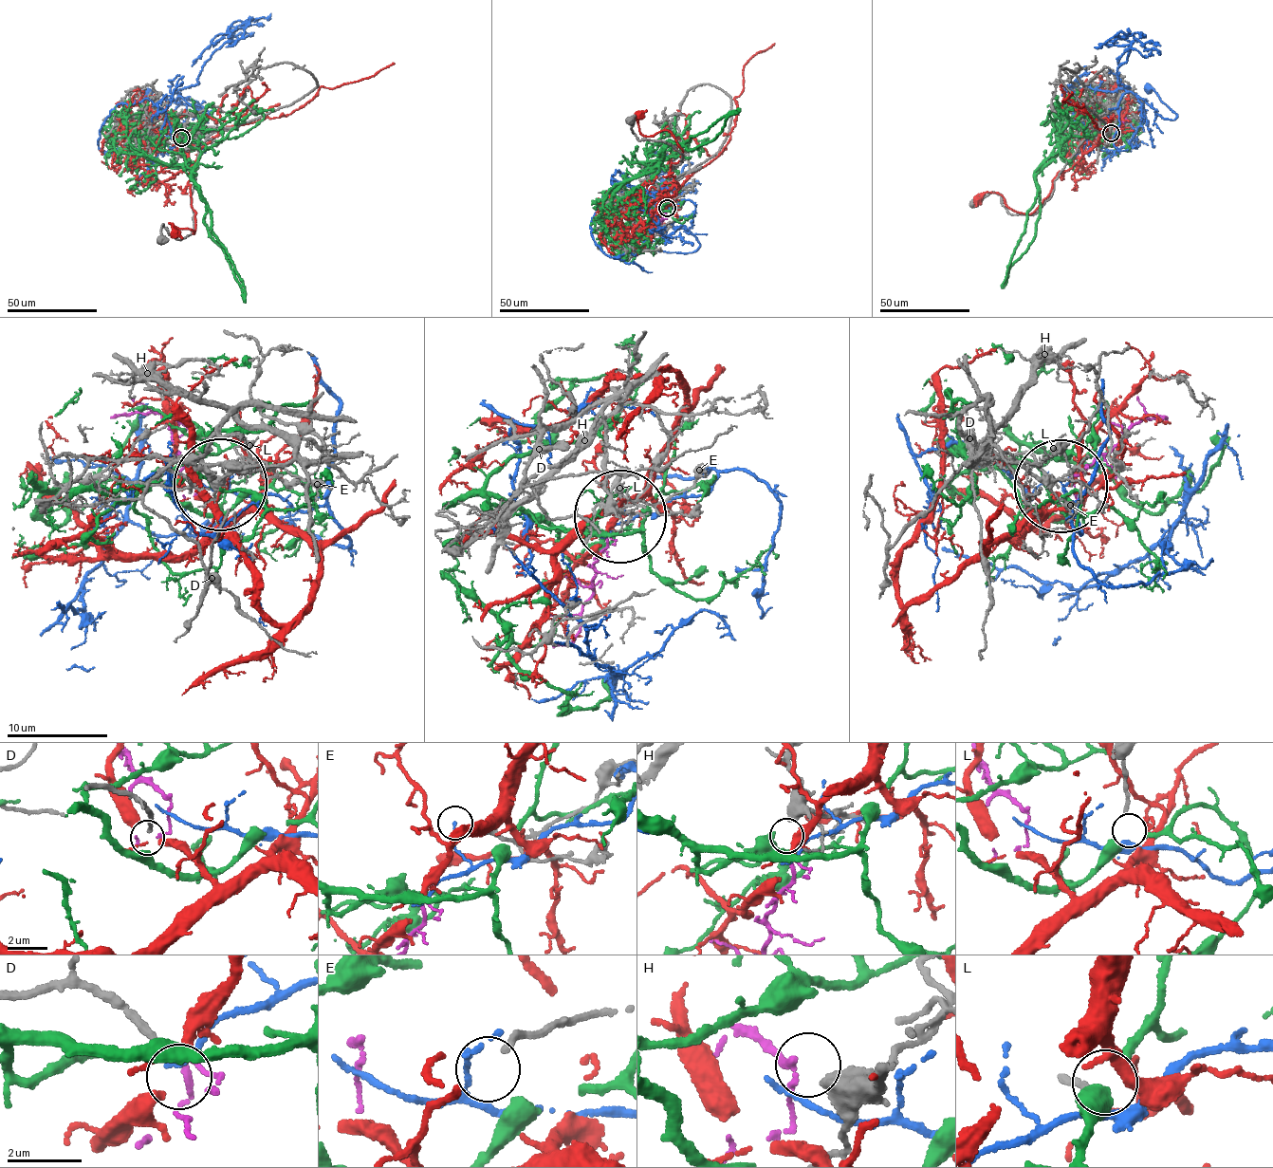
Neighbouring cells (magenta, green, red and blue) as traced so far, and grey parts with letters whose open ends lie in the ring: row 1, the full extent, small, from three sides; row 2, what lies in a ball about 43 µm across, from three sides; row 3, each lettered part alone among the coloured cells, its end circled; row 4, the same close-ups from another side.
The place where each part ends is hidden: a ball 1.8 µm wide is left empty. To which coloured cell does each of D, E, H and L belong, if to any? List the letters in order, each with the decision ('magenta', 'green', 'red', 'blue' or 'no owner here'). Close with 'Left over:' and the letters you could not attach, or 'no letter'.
D: no owner here
E: no owner here
H: magenta
L: green
Left over: D, E

